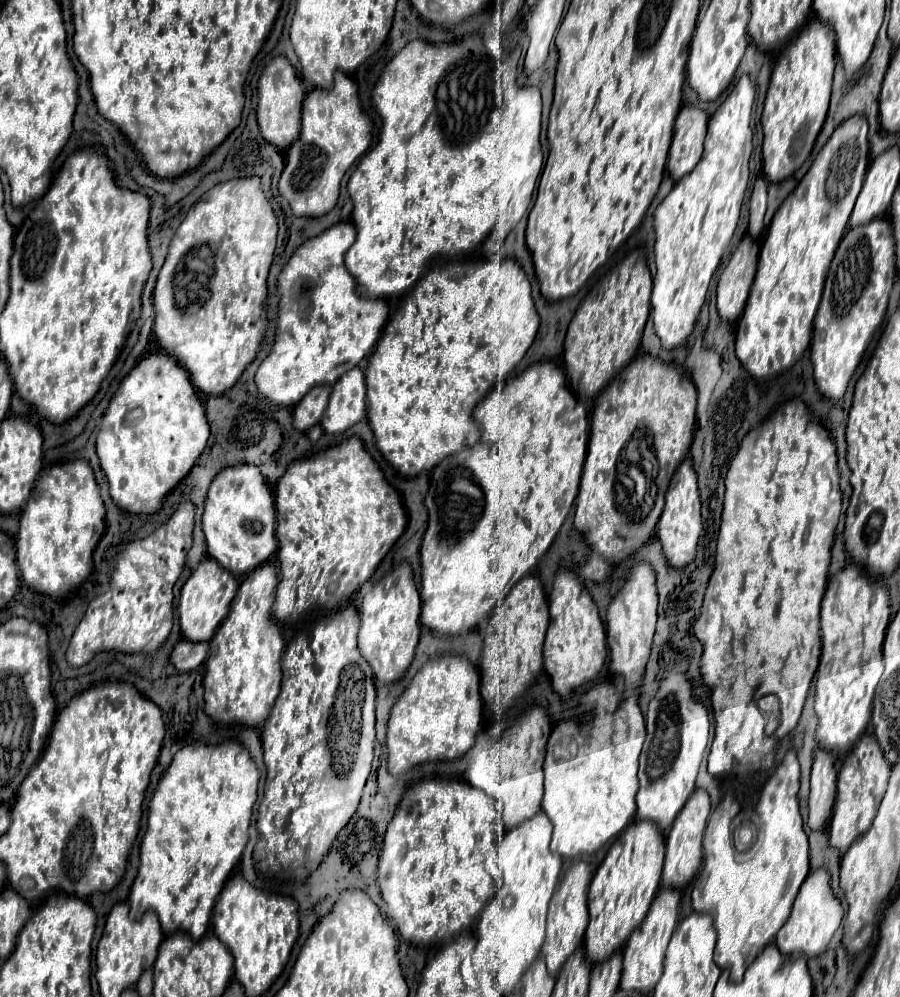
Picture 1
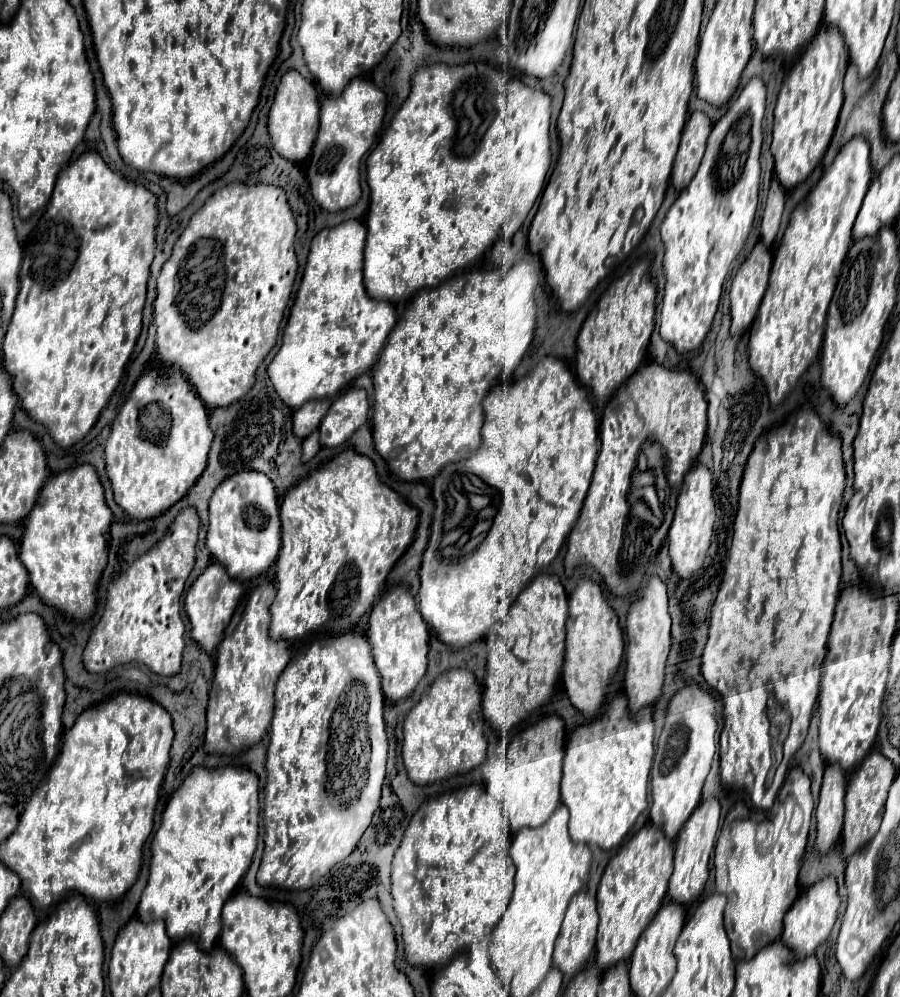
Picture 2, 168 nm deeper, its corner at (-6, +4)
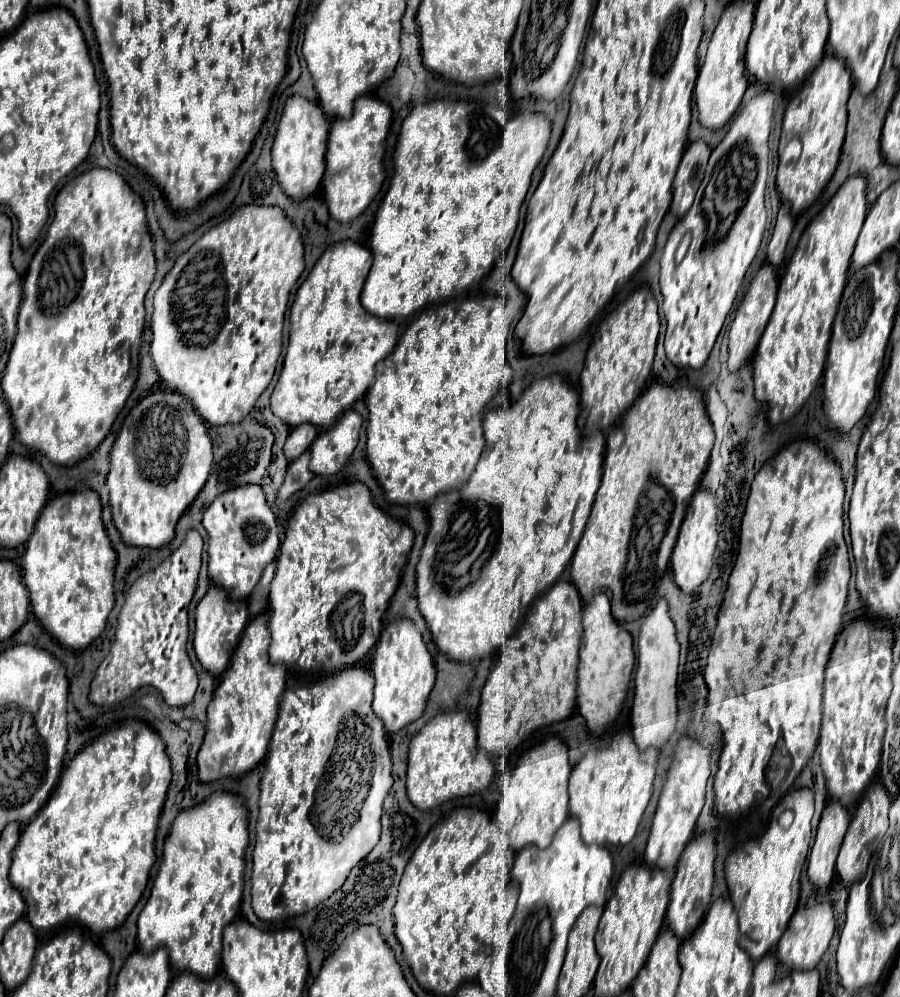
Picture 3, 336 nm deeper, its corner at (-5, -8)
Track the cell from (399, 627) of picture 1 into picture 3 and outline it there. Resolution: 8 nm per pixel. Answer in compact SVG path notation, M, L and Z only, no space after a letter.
M411 619L393 621L383 629L375 647L371 671L375 677L373 711L383 721L387 733L397 733L423 715L429 693L435 685L435 665L419 629Z

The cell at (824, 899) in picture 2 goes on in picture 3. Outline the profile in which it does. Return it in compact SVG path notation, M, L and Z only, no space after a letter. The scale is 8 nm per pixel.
M819 903L809 909L799 909L791 921L787 931L783 933L779 947L777 947L777 959L783 965L789 965L789 969L815 969L819 959L829 947L829 941L835 931L835 919L833 919L833 907L831 903Z

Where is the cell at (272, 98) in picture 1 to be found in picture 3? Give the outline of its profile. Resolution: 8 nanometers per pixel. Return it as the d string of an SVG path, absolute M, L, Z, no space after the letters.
M293 95L287 99L283 117L273 143L273 169L285 195L293 201L309 199L321 187L321 173L325 173L325 141L329 137L329 121L317 103Z

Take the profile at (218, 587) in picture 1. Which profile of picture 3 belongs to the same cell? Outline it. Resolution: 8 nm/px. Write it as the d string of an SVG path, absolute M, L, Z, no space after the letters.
M211 585L207 595L201 599L197 611L195 611L195 639L193 647L197 653L199 663L203 669L207 669L211 675L219 677L229 667L229 659L233 651L237 649L237 643L241 639L241 633L249 621L247 605L241 605L239 601L231 601L221 587Z

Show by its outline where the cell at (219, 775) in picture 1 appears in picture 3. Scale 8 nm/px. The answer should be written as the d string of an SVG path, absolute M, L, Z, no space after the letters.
M215 793L205 803L177 815L171 833L165 839L163 861L151 887L151 897L147 899L137 921L137 939L143 953L153 953L155 949L165 947L169 951L169 963L175 971L191 971L205 979L219 971L223 929L235 921L241 907L245 869L243 857L249 843L247 819L249 815L243 799L229 793Z

